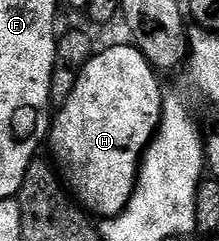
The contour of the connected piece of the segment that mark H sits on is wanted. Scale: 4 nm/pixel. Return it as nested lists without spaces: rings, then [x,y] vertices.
[[[134,43],[99,48],[89,63],[77,70],[75,77],[78,78],[75,79],[62,110],[53,114],[48,130],[48,146],[54,152],[53,164],[75,202],[95,218],[119,217],[126,210],[130,196],[134,194],[142,155],[154,140],[158,124],[162,122],[164,92],[158,86],[157,76],[159,74],[154,66],[148,63],[148,59]]]

